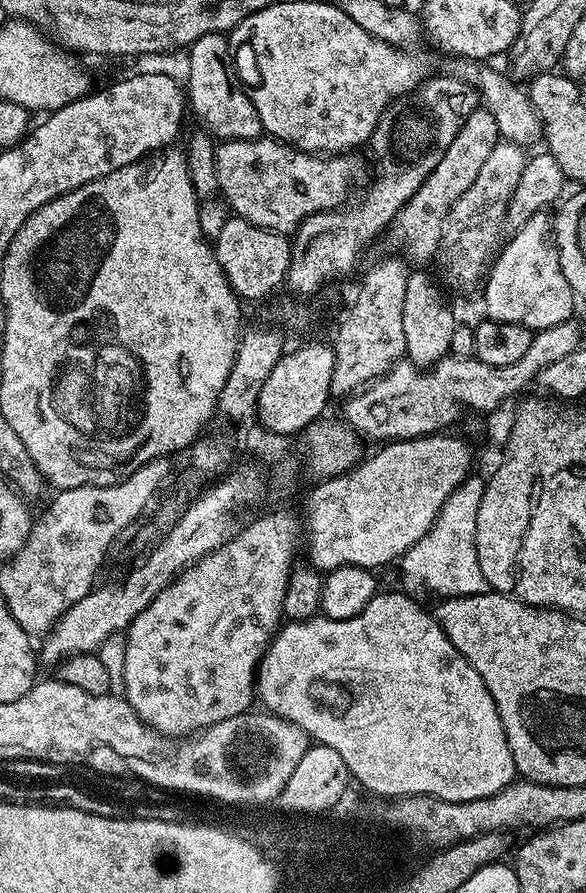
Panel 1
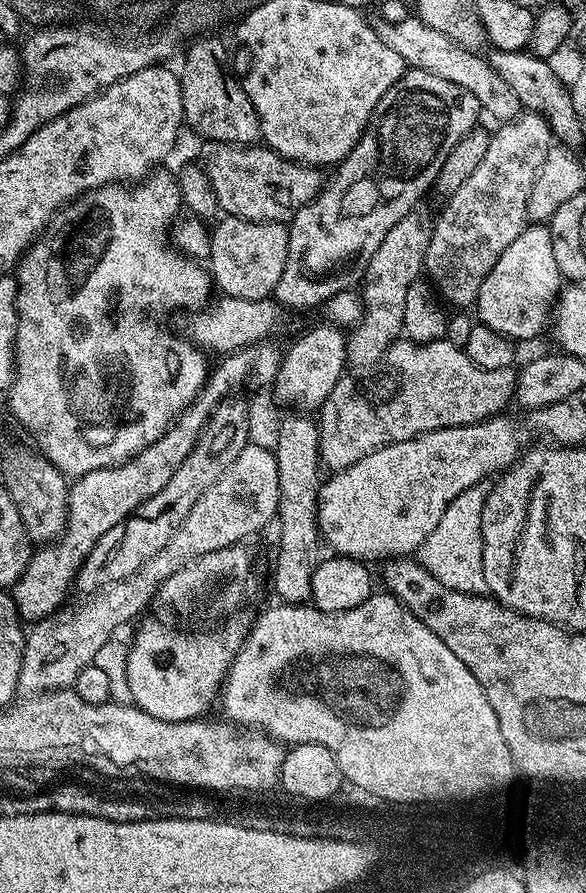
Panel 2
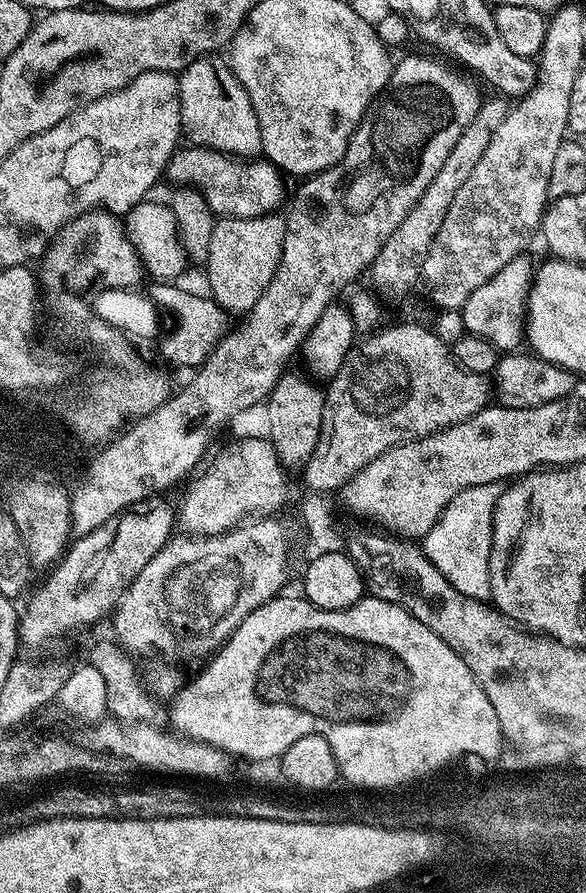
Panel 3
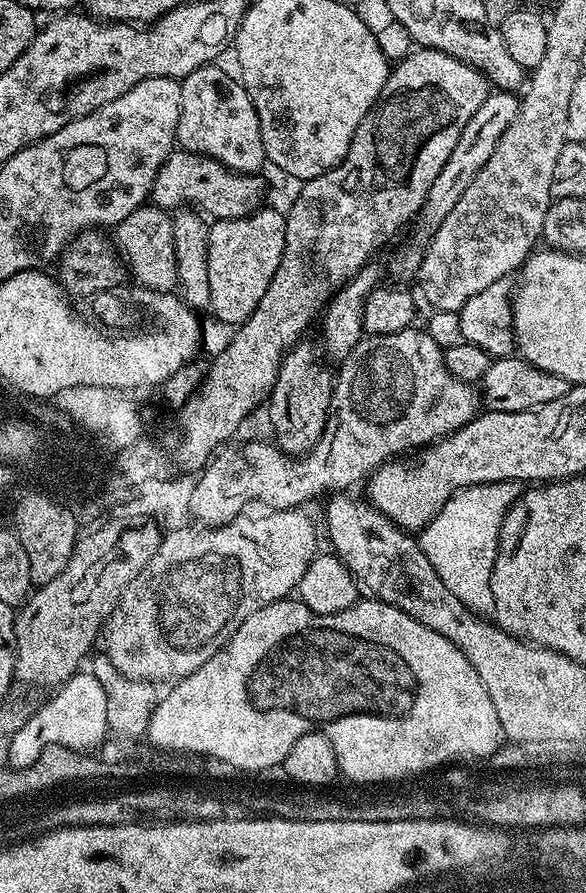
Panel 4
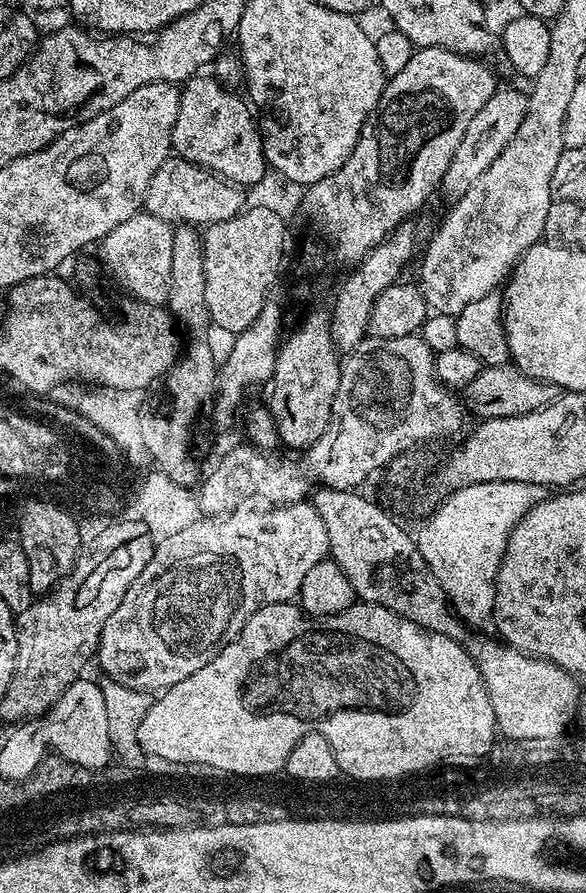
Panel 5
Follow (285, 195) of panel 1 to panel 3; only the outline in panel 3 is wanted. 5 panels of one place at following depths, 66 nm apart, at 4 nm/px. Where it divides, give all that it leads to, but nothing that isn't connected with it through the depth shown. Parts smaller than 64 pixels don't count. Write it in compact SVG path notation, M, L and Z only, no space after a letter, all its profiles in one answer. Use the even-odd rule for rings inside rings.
M195 146L181 147L173 152L166 169L167 179L176 181L180 186L191 186L206 198L210 210L217 217L254 218L266 216L277 211L284 200L284 180L279 168L269 164L267 159L252 158L245 162L243 159L219 152L213 148L198 148Z

